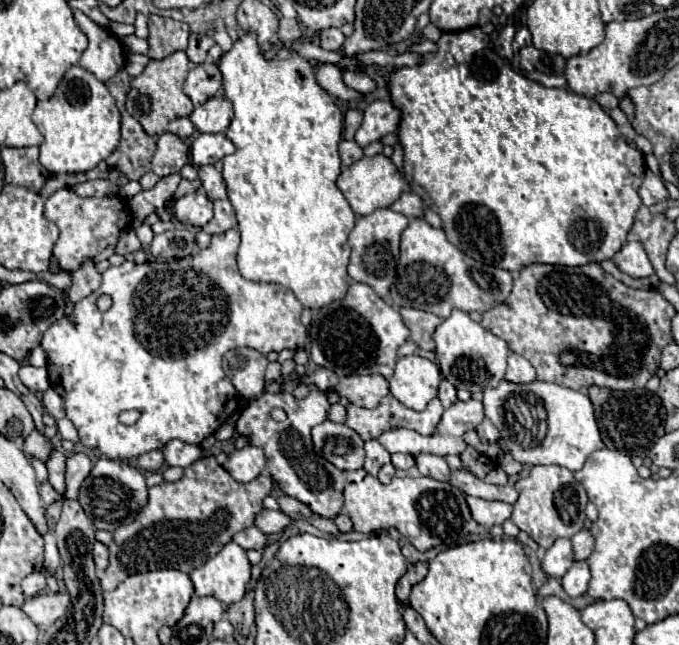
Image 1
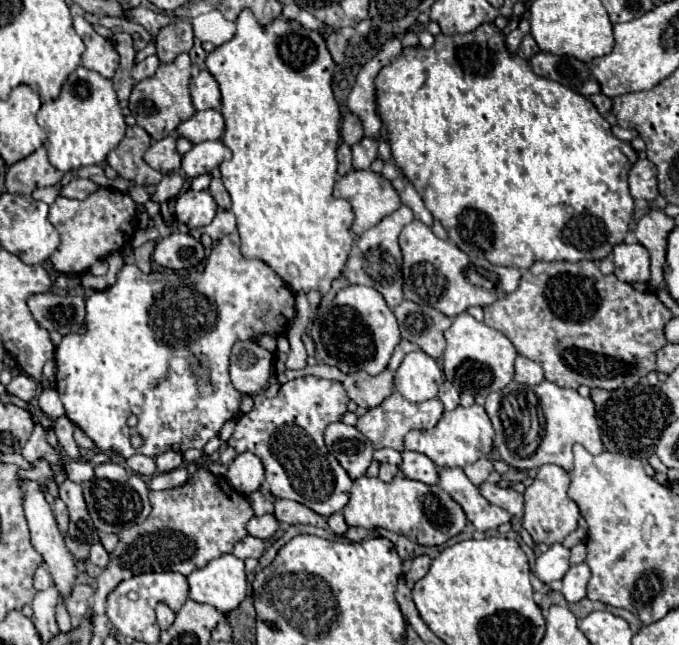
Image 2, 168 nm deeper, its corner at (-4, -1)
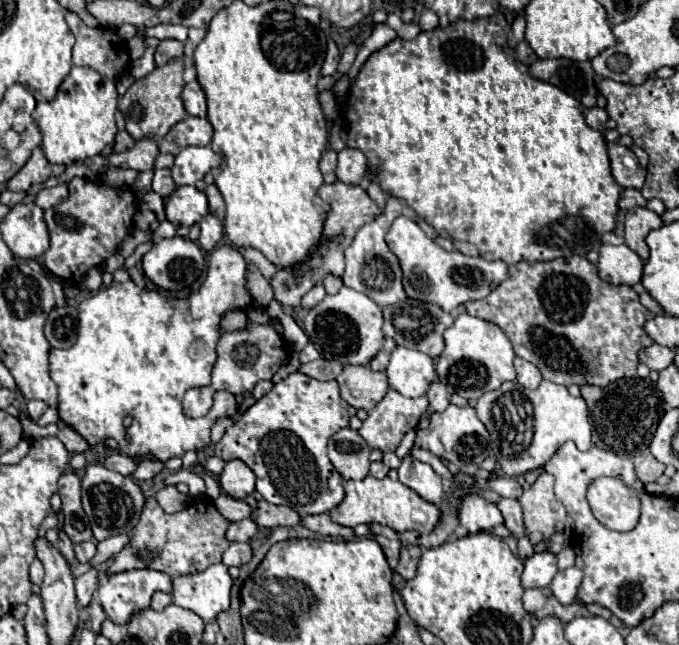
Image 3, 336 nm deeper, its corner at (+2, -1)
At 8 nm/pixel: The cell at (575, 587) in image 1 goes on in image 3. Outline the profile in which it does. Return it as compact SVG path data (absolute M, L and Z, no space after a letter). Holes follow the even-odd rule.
M572 566L568 570L560 570L554 576L554 580L550 582L550 590L560 604L572 604L576 600L580 582L582 582L582 572L576 566Z

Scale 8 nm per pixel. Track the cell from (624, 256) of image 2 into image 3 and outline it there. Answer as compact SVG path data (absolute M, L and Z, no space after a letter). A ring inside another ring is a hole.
M602 244L600 246L600 258L598 258L598 276L606 280L608 284L636 284L642 278L642 266L644 262L640 256L630 250L626 244L612 246L612 244Z

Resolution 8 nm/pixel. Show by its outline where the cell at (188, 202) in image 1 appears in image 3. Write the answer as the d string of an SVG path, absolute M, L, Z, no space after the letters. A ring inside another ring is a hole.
M178 186L166 198L164 208L168 222L174 226L192 226L210 212L206 194L196 190L196 186Z

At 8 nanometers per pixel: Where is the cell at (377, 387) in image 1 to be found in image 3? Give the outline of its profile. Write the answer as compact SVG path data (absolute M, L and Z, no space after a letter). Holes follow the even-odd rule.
M346 366L336 380L342 398L350 406L364 410L374 408L390 388L386 372L374 372L368 366Z

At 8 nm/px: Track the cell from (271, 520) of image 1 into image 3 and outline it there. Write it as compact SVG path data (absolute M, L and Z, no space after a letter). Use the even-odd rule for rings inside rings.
M244 518L240 522L230 524L230 528L226 530L226 540L228 542L248 542L256 532L258 532L258 526L254 524L254 520Z

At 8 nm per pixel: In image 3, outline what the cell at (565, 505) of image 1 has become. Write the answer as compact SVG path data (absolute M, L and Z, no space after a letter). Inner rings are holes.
M544 472L536 478L536 482L524 490L520 498L524 510L526 536L532 544L538 544L550 538L556 532L564 530L566 508L554 496L554 476Z

